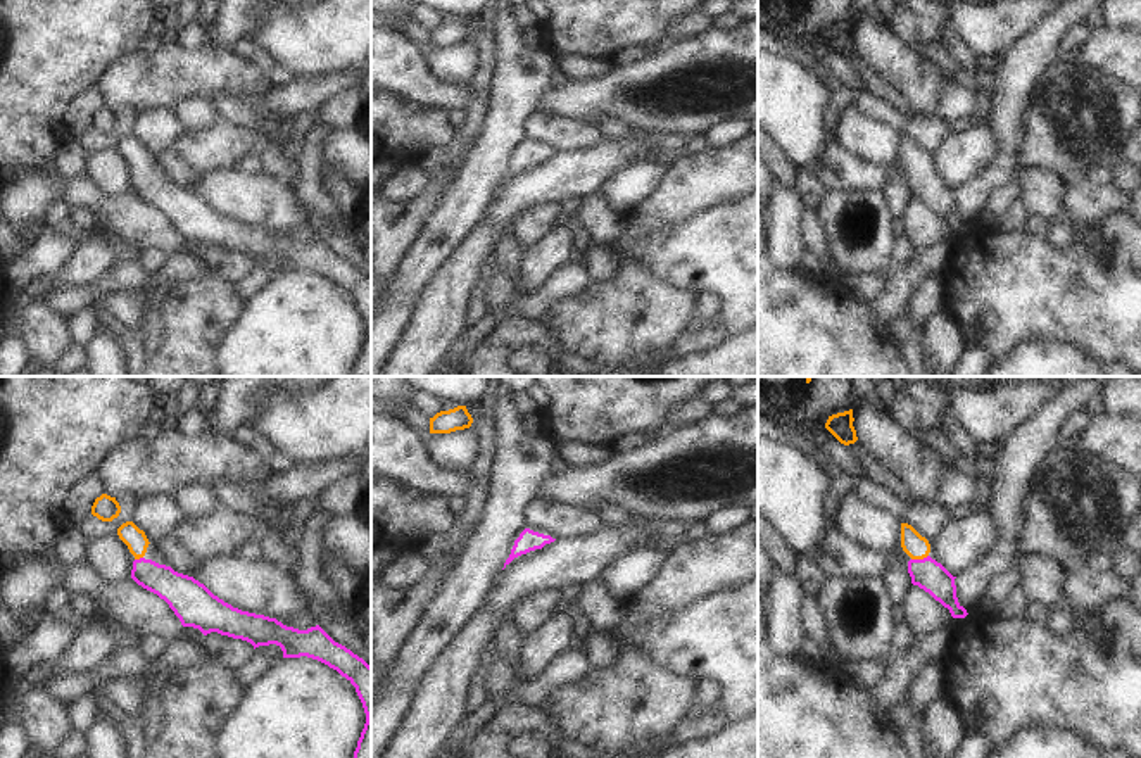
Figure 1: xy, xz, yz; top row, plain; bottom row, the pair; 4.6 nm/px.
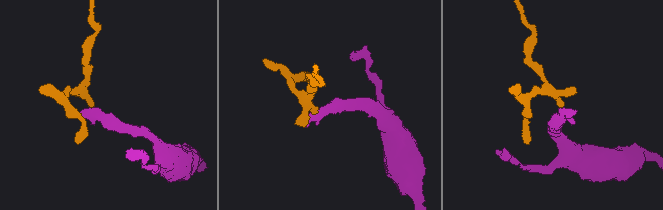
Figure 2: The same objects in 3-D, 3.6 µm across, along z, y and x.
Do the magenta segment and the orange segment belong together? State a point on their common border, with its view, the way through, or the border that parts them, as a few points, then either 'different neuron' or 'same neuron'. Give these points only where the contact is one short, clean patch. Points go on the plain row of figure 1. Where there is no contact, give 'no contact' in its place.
meets magenta in yz at (919, 173); runs through yz (927, 187), (919, 173), (919, 163), (914, 157); same neuron

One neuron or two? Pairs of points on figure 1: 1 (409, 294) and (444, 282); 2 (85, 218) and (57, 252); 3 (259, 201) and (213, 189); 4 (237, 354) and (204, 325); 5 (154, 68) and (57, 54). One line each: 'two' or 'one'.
1: two
2: two
3: one
4: two
5: two

